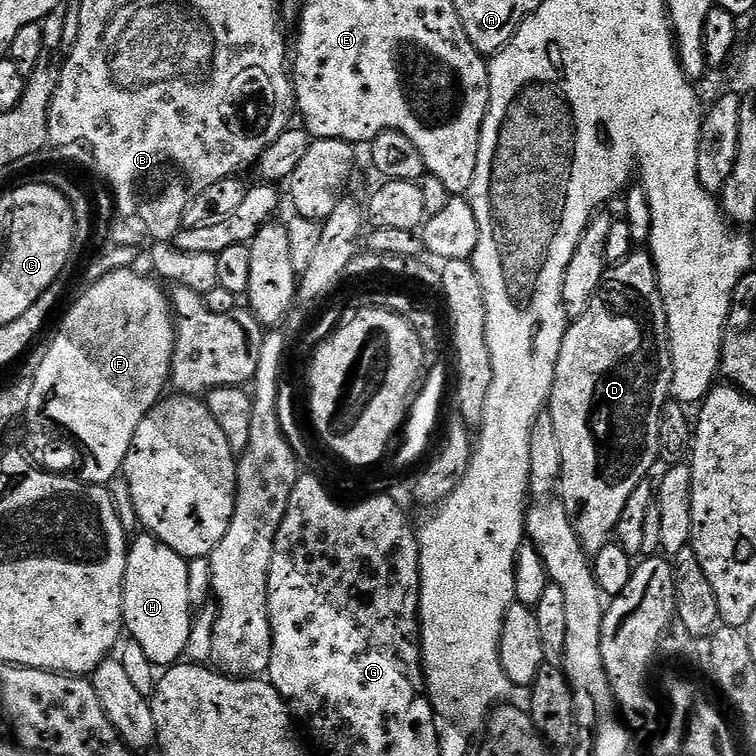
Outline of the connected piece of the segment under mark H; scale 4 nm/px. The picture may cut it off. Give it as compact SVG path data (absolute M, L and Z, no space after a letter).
M140 534L128 546L124 575L124 627L127 635L142 646L153 666L164 670L177 663L192 640L189 561L166 546L157 536Z

